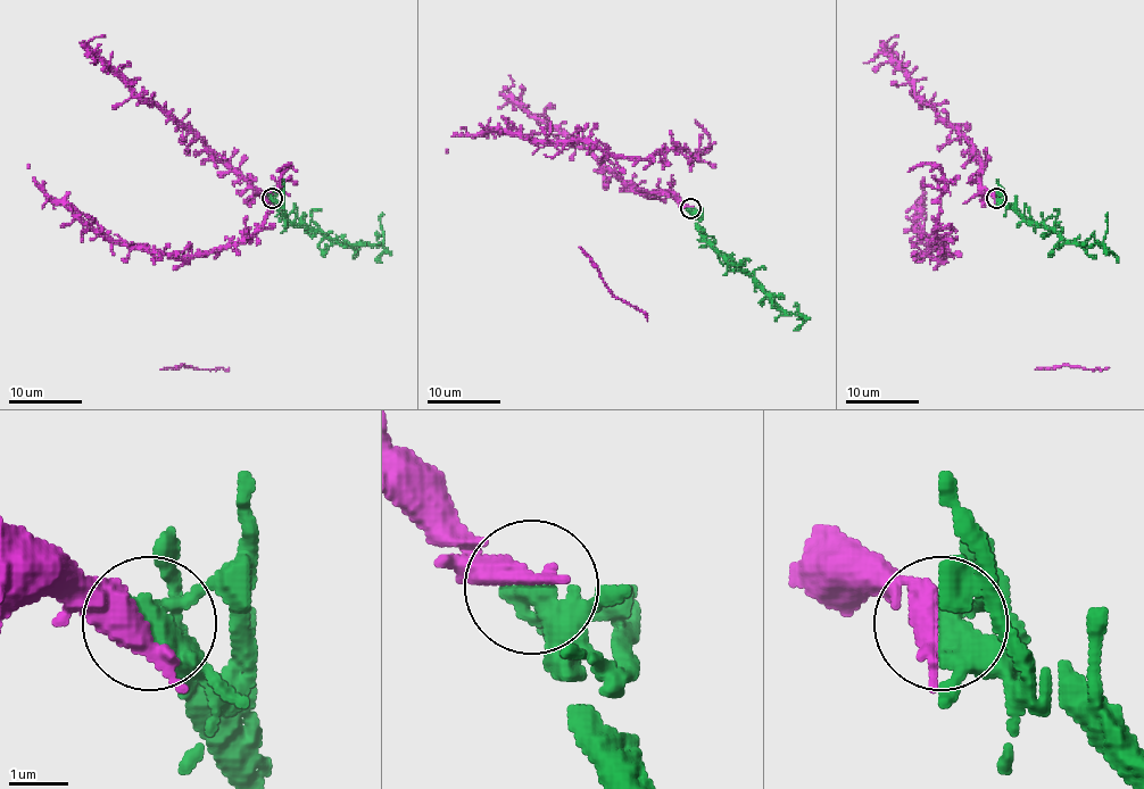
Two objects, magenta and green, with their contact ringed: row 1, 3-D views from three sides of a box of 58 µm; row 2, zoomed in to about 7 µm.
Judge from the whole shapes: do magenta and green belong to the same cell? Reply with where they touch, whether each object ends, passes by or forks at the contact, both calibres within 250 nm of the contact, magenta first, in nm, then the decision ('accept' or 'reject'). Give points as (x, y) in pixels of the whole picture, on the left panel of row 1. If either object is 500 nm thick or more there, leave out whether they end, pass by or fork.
at (272, 198); 500 nm thick on the magenta side, 550 nm on the other; accept

